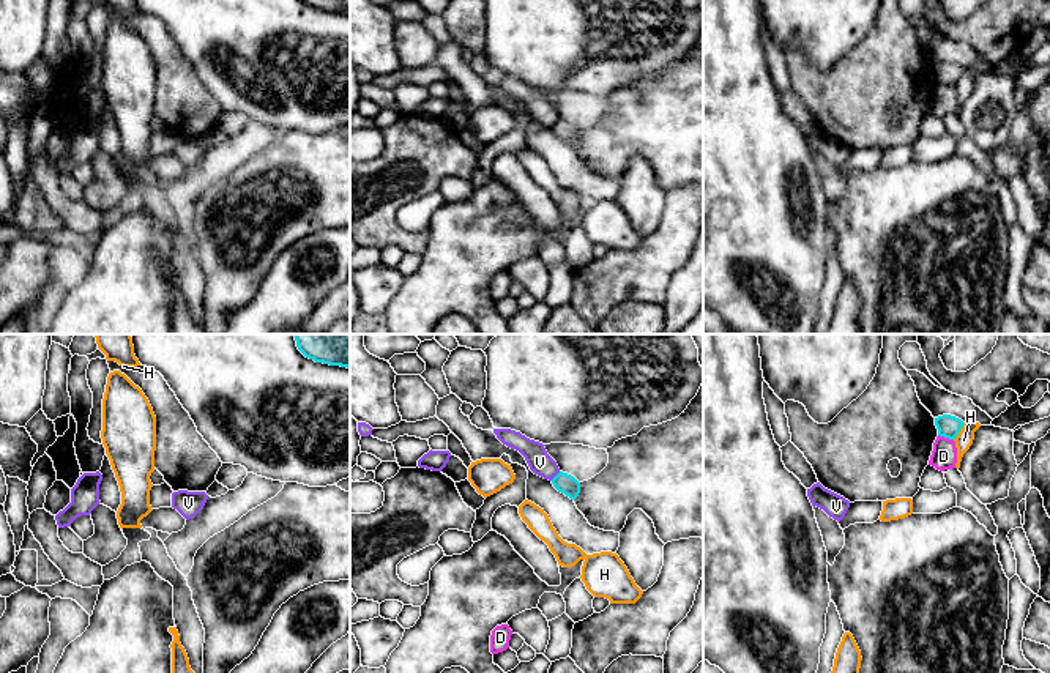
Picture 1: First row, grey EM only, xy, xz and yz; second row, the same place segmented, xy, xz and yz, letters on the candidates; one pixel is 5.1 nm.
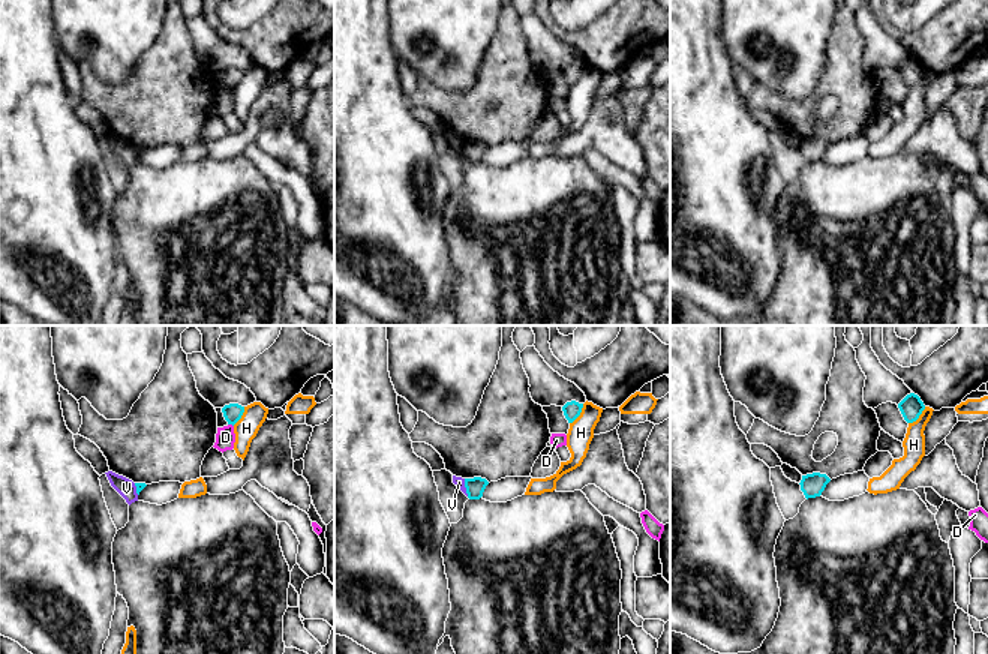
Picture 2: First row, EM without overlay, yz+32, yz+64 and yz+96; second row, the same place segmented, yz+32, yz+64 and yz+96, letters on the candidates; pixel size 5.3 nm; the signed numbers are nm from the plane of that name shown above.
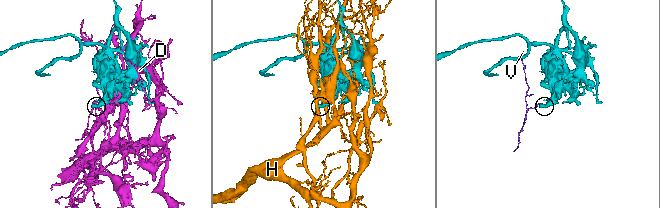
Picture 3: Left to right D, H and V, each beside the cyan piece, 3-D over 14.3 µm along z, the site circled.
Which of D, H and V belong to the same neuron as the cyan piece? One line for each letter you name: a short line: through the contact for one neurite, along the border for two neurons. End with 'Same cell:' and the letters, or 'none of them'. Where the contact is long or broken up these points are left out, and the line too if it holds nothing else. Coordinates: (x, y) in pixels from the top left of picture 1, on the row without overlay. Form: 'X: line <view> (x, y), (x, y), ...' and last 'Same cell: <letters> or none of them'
Same cell: none of them

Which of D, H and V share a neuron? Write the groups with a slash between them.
D / H / V

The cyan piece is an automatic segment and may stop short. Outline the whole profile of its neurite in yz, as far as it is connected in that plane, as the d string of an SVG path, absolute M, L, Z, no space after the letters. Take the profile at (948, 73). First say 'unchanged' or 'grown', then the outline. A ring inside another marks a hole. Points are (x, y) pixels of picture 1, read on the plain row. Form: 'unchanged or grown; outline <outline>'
unchanged; outline M943 61L935 65L935 73L940 84L955 87L955 84L963 74L963 68L951 61Z

